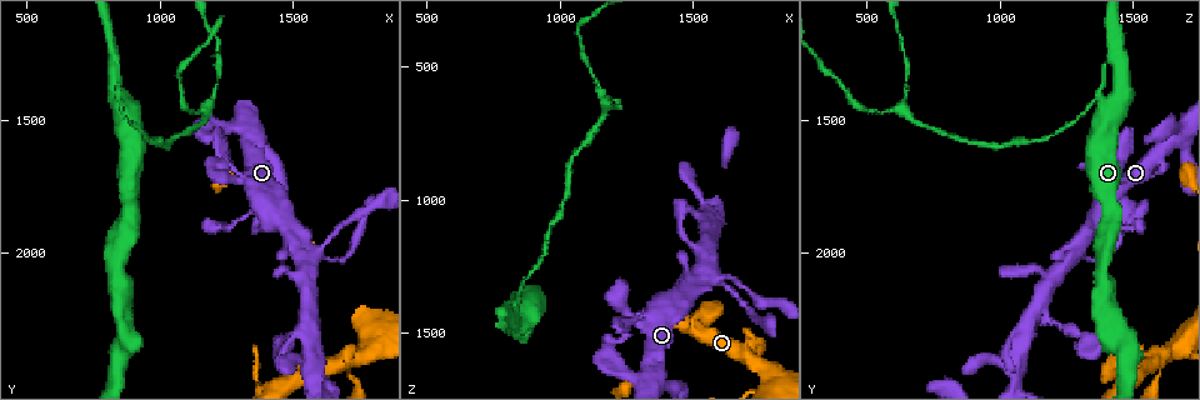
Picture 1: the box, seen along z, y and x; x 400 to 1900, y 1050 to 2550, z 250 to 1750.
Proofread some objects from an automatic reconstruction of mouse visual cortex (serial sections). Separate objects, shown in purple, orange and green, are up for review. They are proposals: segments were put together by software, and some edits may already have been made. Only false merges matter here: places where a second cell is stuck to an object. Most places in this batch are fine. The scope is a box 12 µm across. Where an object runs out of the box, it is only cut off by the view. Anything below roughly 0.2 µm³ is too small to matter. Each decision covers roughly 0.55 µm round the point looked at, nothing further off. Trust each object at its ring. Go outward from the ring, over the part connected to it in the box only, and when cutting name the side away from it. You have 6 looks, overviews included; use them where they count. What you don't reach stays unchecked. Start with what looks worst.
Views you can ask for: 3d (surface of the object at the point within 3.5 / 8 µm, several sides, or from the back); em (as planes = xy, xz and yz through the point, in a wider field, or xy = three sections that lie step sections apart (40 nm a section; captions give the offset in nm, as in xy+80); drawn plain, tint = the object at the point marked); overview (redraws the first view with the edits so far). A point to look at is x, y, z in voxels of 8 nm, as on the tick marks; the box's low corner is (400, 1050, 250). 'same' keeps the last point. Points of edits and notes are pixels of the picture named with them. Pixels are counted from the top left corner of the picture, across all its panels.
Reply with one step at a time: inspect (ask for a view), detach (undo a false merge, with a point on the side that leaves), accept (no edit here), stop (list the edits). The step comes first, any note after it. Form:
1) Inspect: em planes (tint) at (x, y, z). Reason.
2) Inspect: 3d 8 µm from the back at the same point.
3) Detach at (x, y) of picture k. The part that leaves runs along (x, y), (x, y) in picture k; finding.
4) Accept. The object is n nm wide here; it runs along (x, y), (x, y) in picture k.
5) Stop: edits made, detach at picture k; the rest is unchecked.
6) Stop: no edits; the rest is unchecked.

Inspect: 3d 3.5 µm at (1530, 1990, 1300). Four or more arms meet.

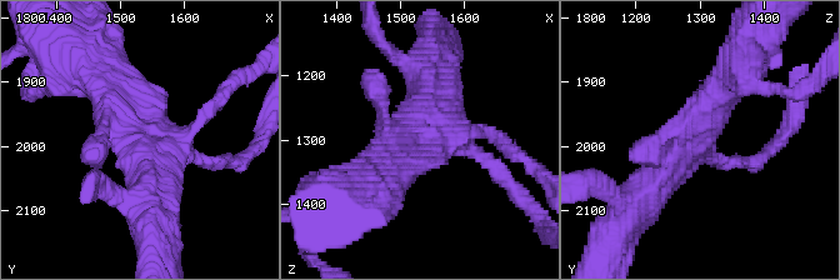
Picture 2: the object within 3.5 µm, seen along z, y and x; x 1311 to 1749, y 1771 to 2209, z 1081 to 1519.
Inspect: em xy step 2 (tint) at (1525, 1990, 1290). Need the tissue.

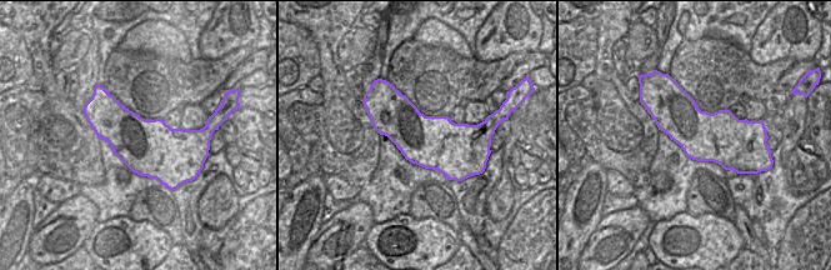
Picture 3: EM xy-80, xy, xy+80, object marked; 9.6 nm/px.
Accept. It runs along (733, 78), (701, 131), (640, 200) in picture 2; all the same cell.

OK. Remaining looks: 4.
Inspect: 3d 3.5 µm at (860, 1440, 1380). Sharp bend.

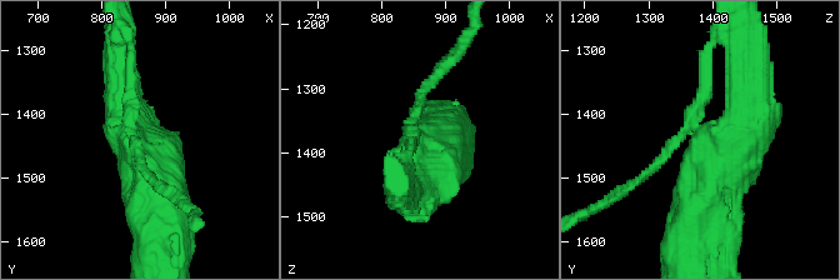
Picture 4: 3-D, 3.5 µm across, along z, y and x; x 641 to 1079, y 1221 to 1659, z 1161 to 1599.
Inspect: em xy step 3 (tint) at (850, 1445, 1385).

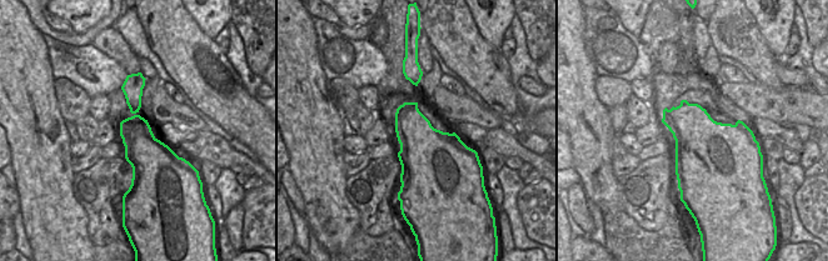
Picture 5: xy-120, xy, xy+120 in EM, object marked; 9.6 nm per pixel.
Inspect: em xy step 2 (tint) at the same point. Cut it another way.

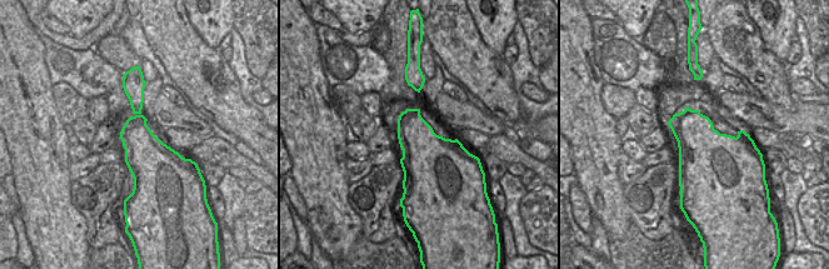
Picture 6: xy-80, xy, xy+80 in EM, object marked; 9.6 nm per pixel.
Accept. It runs along (695, 230), (749, 91) in picture 4; all the same cell.

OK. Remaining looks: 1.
Stop: no edits; the rest is unchecked.

